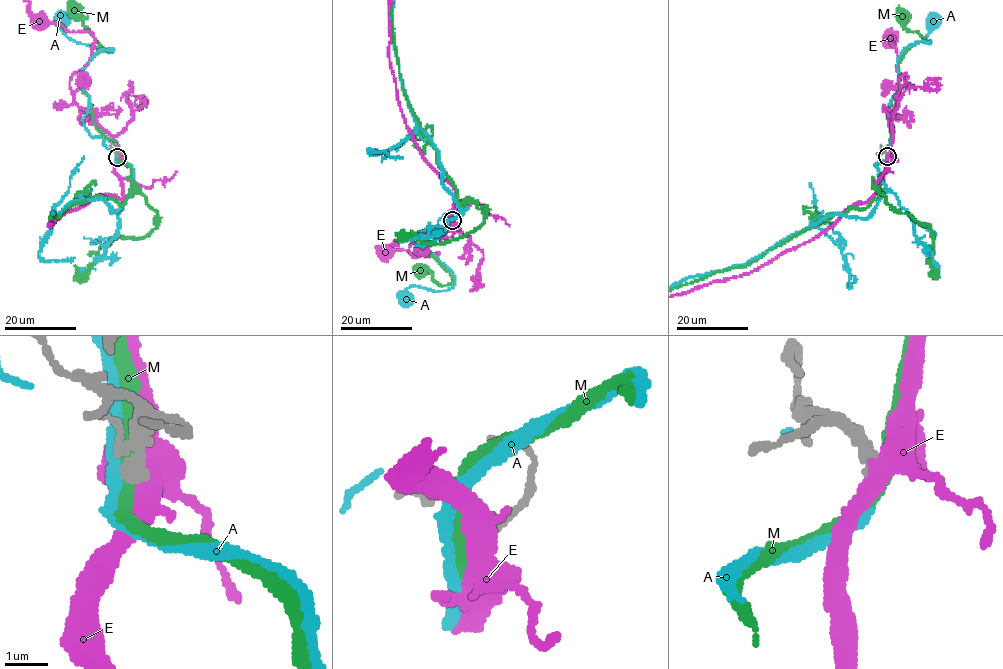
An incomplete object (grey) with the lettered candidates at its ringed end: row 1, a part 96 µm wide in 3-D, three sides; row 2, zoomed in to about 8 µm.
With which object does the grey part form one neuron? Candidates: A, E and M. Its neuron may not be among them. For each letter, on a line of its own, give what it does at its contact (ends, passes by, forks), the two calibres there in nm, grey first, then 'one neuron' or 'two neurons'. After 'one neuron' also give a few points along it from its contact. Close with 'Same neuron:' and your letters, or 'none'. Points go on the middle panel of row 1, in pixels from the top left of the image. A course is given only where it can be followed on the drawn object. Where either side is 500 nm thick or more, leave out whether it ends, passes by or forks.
A: it passes by | 280/280 nm | two neurons
E: it forks | 280/440 nm | two neurons
M: it passes by | 280/320 nm | two neurons
Same neuron: none

